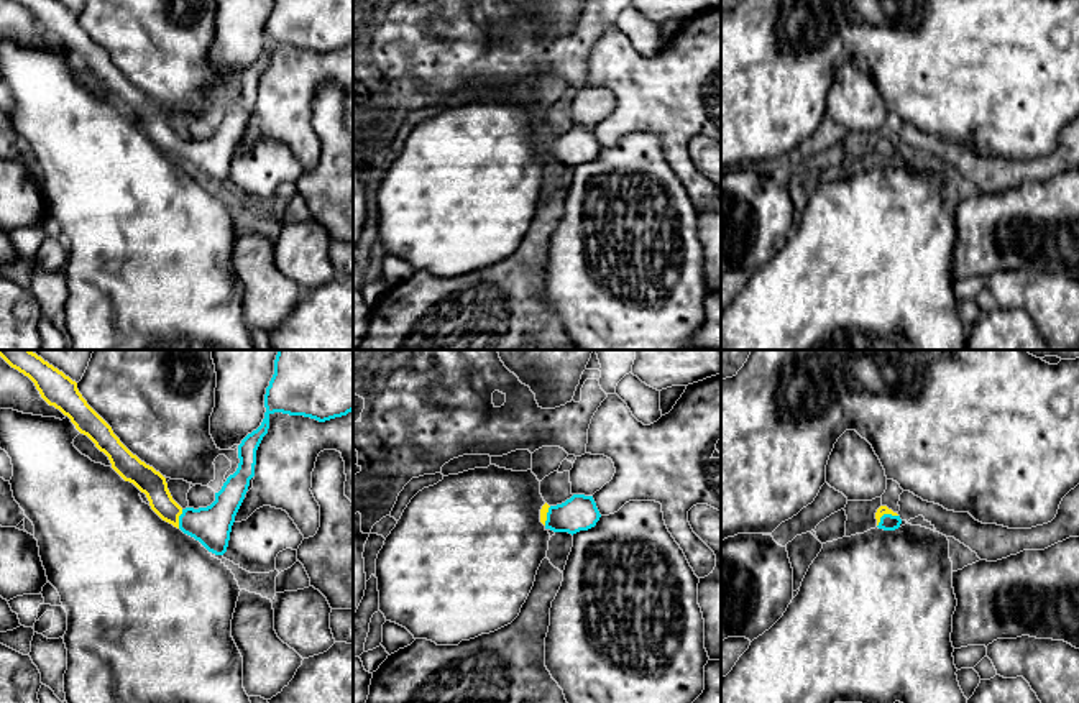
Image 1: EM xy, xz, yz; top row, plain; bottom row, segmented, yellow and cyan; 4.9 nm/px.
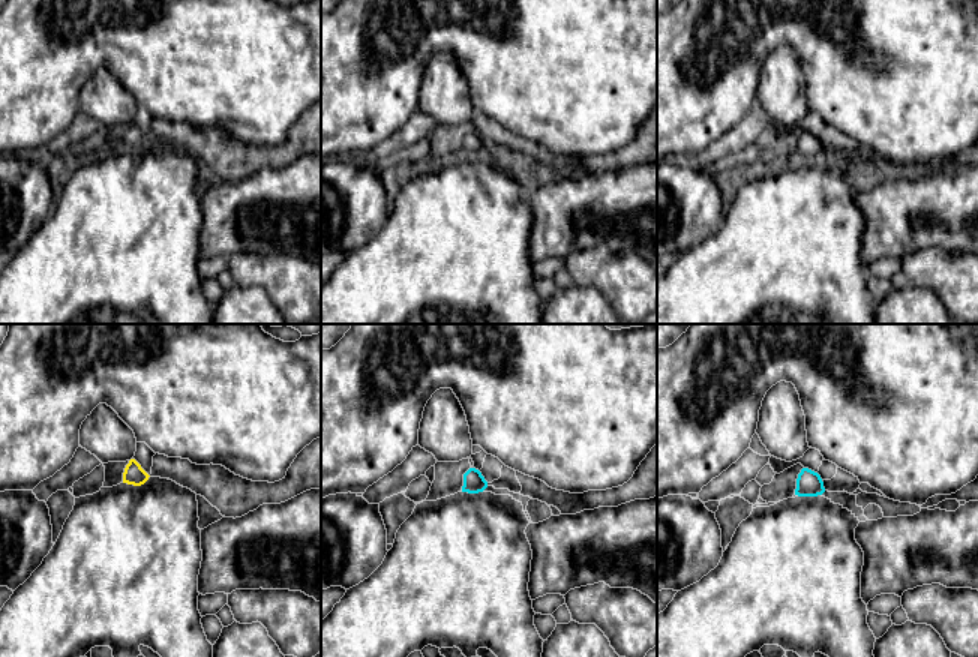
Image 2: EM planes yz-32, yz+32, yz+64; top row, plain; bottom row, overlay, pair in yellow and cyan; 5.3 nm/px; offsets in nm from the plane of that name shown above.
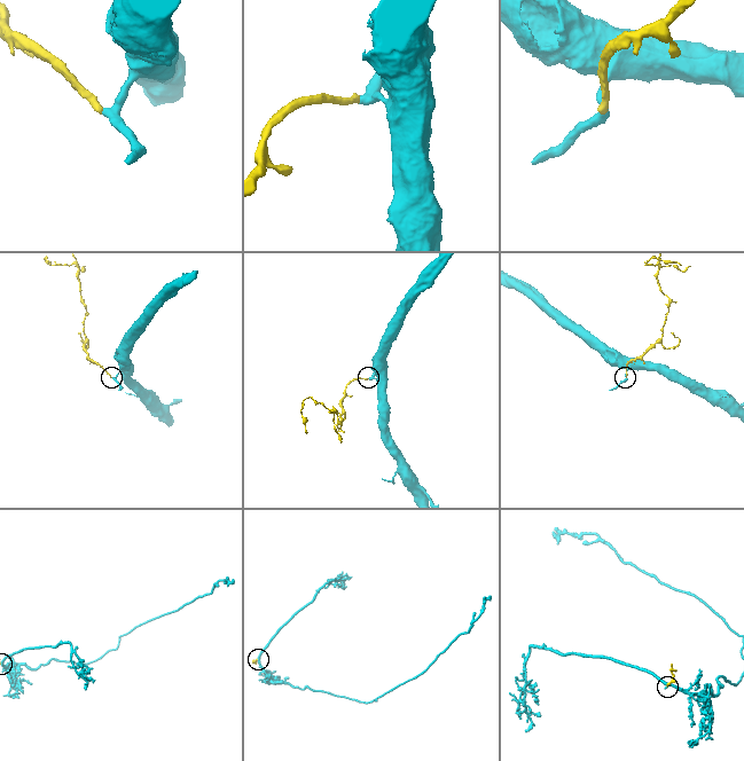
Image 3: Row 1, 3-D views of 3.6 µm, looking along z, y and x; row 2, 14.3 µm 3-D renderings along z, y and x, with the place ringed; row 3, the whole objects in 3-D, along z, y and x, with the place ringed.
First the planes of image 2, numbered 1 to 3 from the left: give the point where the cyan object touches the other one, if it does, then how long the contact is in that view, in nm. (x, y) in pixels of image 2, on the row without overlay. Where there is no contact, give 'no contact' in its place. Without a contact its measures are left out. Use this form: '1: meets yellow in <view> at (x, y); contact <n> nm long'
1: no contact
2: no contact
3: no contact

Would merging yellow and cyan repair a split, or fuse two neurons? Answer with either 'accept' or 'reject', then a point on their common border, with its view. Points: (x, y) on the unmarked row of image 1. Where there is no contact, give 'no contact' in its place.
accept | yz (884, 145)

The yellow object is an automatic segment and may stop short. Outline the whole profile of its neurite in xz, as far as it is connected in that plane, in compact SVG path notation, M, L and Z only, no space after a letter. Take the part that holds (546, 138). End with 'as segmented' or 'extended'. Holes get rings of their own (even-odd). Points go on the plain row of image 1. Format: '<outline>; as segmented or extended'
M573 126L557 138L549 138L545 135L540 141L540 154L545 161L568 164L572 168L595 159L599 149L601 146L593 128L585 126Z; extended

